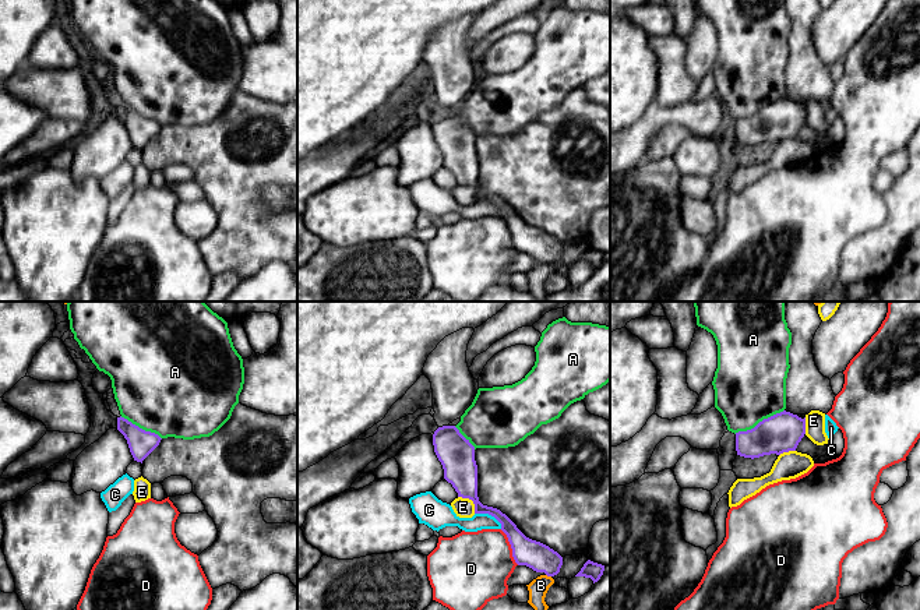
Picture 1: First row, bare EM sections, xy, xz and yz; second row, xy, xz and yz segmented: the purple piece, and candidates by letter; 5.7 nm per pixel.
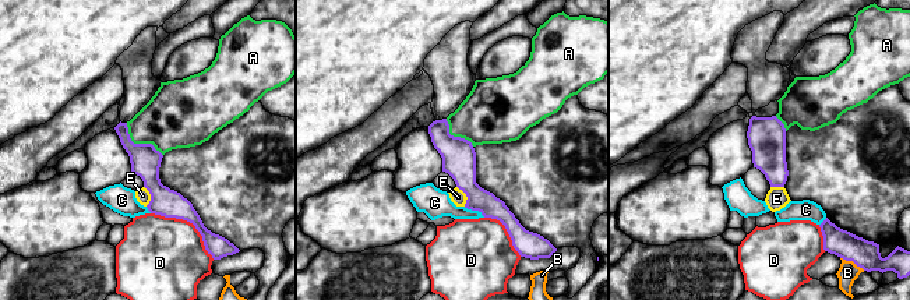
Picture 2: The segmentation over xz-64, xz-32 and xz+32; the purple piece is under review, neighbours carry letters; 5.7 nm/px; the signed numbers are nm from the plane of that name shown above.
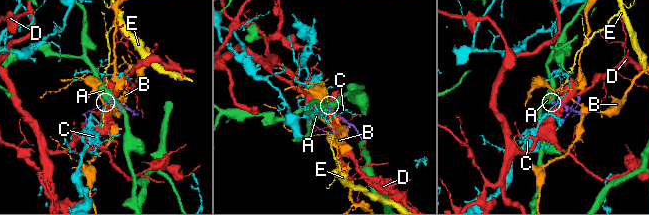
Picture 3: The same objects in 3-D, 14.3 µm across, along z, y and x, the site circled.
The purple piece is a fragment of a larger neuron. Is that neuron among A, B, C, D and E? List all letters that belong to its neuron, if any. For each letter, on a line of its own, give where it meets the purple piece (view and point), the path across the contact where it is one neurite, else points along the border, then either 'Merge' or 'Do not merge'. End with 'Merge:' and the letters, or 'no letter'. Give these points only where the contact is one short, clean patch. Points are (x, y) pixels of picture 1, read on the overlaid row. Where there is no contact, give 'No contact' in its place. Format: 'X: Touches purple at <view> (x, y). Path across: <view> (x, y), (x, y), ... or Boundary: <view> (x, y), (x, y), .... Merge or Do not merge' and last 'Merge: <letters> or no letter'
A: Touches purple at yz (760, 422). Boundary: yz (783, 409), (764, 418), (750, 429), (735, 433). Do not merge
B: Touches purple at xz (549, 575). Do not merge
C: Touches purple at xz (490, 514). Boundary: xz (475, 512), (490, 514), (501, 528). Do not merge
D: Touches purple at xz (511, 547). Do not merge
E: Touches purple at xz (471, 499). Boundary: xz (458, 496), (468, 497), (473, 504), (475, 512). Do not merge
Merge: no letter

